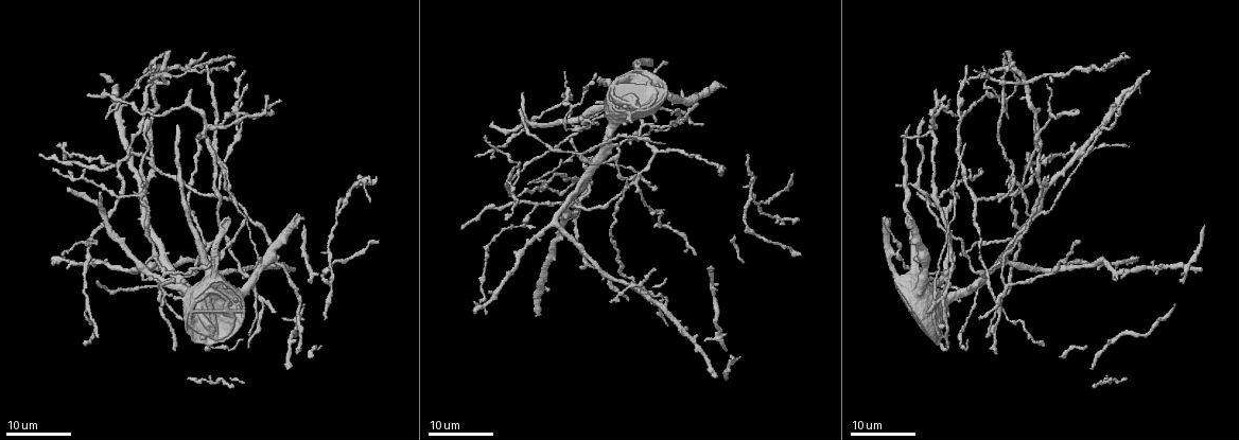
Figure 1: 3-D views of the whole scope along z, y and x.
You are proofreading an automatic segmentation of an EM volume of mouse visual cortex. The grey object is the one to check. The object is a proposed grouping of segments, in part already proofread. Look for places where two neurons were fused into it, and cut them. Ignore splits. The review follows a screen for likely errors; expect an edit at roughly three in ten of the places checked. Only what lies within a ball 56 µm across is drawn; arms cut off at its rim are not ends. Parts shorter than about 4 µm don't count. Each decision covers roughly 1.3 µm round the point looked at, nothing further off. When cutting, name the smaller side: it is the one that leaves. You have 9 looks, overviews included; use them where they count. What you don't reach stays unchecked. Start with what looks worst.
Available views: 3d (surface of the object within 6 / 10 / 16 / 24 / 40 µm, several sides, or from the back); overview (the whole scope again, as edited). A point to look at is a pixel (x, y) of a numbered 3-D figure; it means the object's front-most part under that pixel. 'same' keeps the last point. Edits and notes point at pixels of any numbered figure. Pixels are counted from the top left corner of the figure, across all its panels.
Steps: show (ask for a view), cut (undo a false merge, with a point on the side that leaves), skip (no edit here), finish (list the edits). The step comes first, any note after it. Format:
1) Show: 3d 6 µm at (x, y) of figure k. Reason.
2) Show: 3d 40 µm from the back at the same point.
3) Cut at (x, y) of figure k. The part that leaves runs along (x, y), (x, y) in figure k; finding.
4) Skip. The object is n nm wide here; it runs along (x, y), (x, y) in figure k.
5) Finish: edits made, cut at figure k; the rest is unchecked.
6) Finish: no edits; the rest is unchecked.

Show: 3d 16 µm at (1030, 215) of figure 1. Three-way junction.

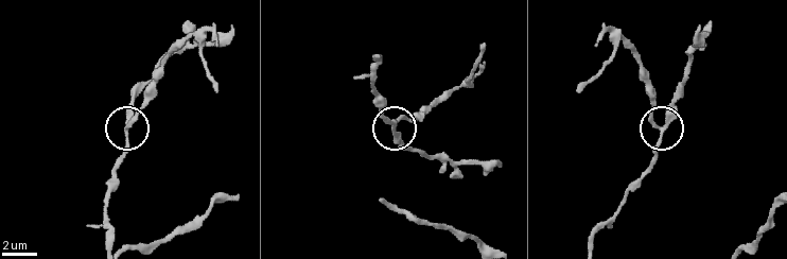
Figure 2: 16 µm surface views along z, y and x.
Show: 3d 6 µm at (662, 128) of figure 2.

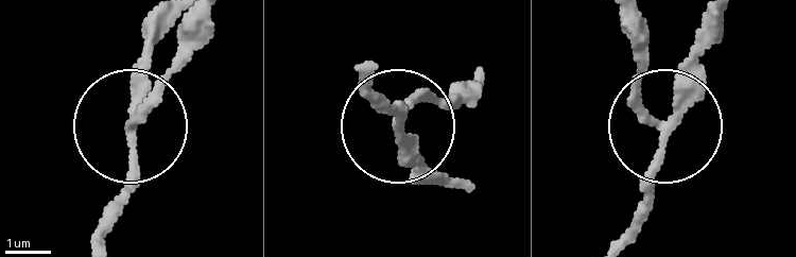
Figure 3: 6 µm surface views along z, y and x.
Show: 3d 6 µm from the back at (660, 121) of figure 3. From behind.

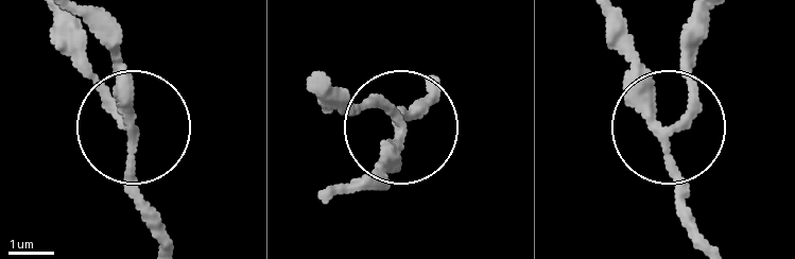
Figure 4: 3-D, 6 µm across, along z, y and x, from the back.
Skip. The side arm is 11 µm long; continuous, no second neuron.

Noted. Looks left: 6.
Show: 3d 16 µm at (558, 106) of figure 1. Side arm on a straight run.

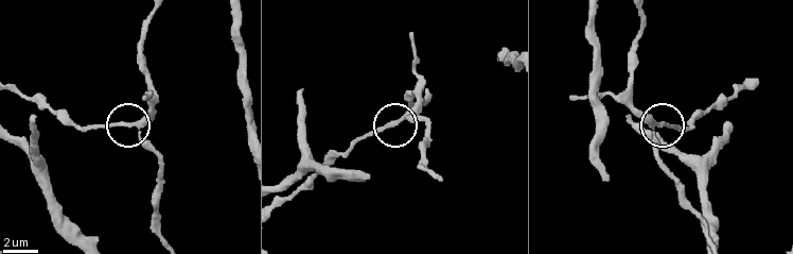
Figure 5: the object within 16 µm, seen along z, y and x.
Show: 3d 10 µm at (657, 124) of figure 5.

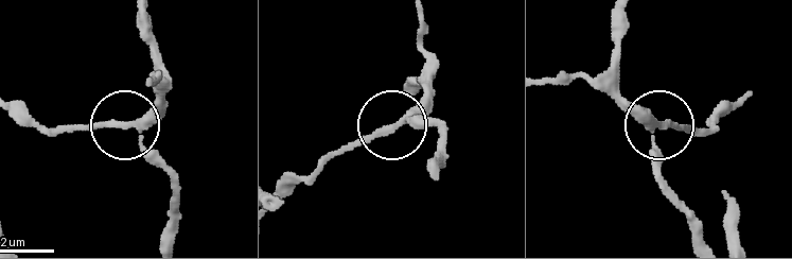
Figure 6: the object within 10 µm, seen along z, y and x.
Skip. It runs along (704, 240), (700, 220), (666, 178), (658, 124), (616, 92) in figure 6; all the same neuron.

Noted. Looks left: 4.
Show: 3d 16 µm at (978, 288) of figure 1. Branch point.

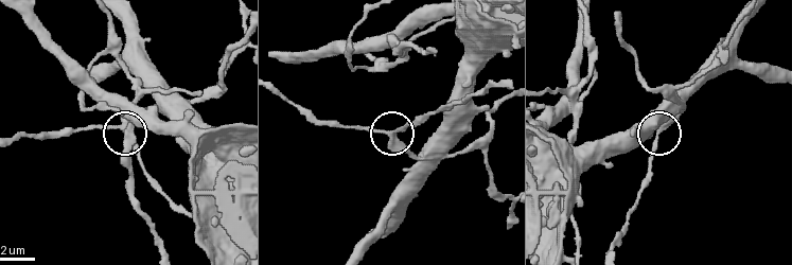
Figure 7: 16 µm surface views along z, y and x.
Show: 3d 6 µm at (660, 131) of figure 7. Zoom in.

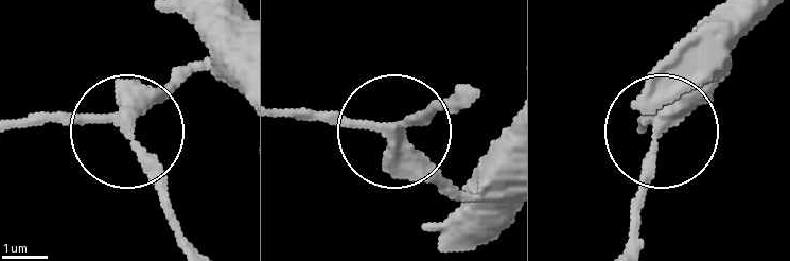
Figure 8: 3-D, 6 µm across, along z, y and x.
Show: 3d 6 µm from the back at (131, 135) of figure 8.

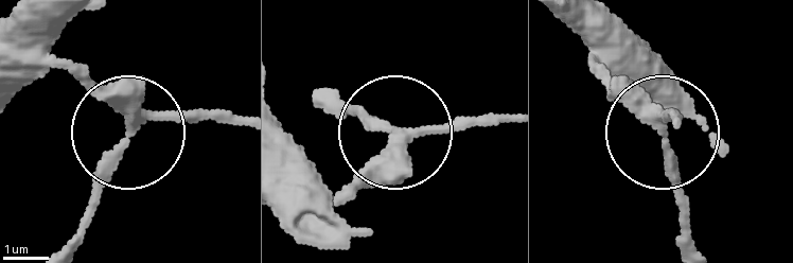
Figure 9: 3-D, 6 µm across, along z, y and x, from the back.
Skip. The object is 240 nm wide here; it runs along (62, 23), (54, 46), (126, 125), (244, 115) in figure 9; all the same neuron.

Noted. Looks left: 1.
Finish: no edits; the rest is unchecked.

